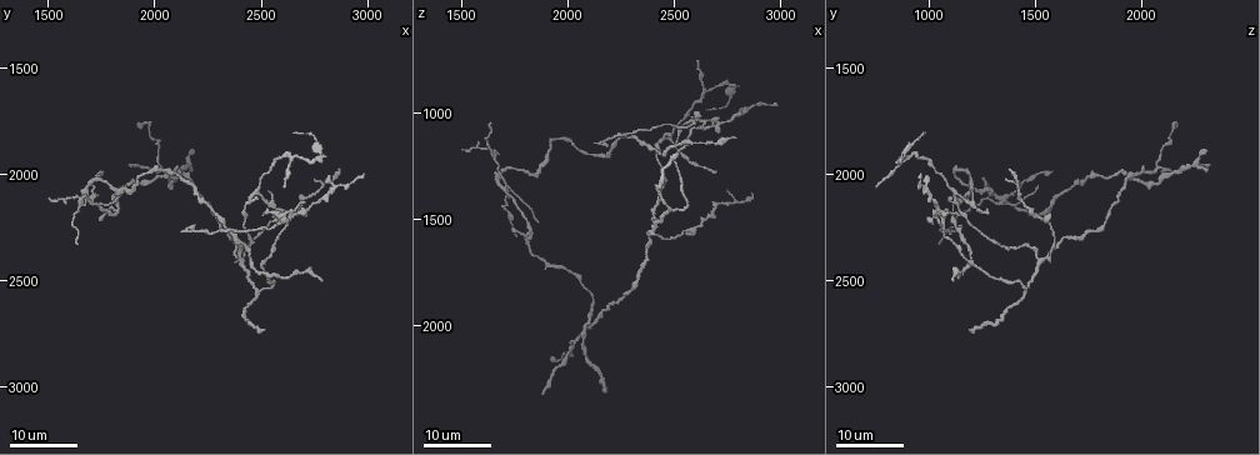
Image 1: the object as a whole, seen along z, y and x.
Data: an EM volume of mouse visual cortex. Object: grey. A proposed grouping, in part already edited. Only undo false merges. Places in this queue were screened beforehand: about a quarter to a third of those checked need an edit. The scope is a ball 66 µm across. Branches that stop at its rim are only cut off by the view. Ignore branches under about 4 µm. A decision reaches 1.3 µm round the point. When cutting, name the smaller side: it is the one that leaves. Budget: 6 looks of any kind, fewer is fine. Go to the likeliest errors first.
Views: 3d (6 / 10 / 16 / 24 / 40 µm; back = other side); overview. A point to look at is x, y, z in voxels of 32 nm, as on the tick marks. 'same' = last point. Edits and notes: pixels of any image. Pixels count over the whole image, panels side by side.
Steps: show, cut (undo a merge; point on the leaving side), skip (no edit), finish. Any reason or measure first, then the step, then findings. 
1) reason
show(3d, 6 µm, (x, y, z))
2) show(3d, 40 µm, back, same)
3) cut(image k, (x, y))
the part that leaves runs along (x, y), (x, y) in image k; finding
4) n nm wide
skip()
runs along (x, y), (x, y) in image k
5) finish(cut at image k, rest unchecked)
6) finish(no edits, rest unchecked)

four-way junction
show(3d, 24 µm, (2100, 2030, 1980))

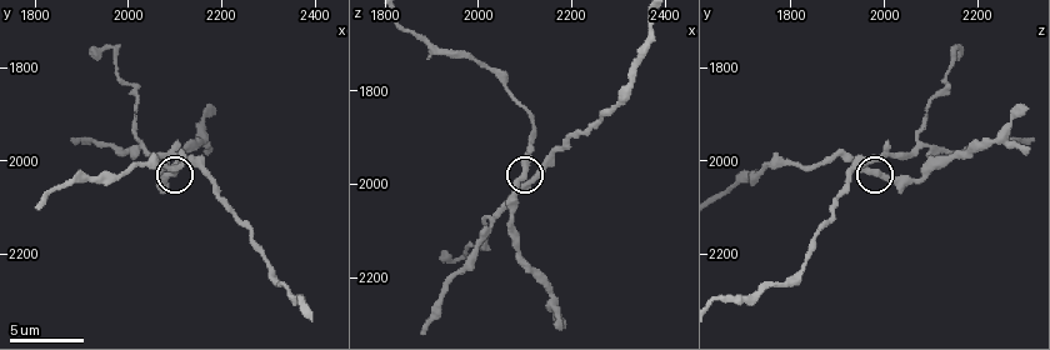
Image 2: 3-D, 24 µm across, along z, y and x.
closer look
show(3d, 6 µm, (2095, 2030, 1985))

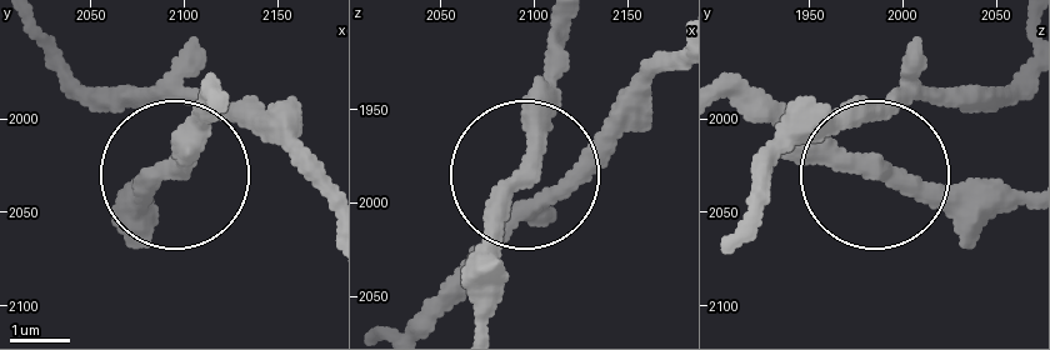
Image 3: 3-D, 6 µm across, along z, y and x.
side arm 14 µm
skip()
runs along (554, 20), (544, 139), (499, 244), (464, 284) in image 3; continuous, no second cell

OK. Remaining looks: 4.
branch point
show(3d, 16 µm, (2480, 2080, 1130))

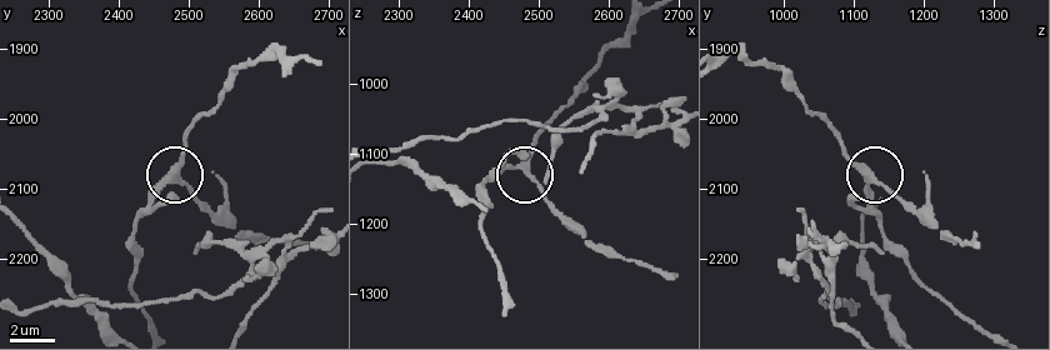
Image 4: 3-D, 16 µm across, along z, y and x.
zoom in
show(3d, 10 µm, (2480, 2080, 1120))

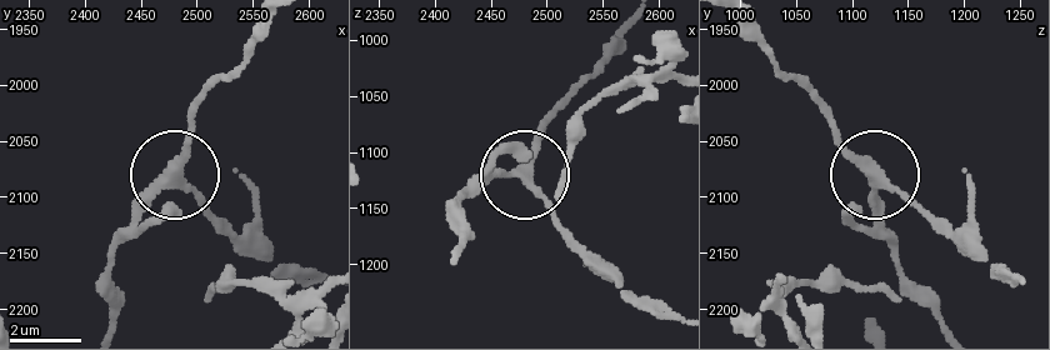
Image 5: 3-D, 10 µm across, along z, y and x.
3 arms
skip()
runs along (108, 325), (110, 244), (161, 181), (176, 178), (239, 241) in image 5; continuous, no second cell

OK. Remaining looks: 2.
show(3d, 24 µm, (2400, 2400, 1560))

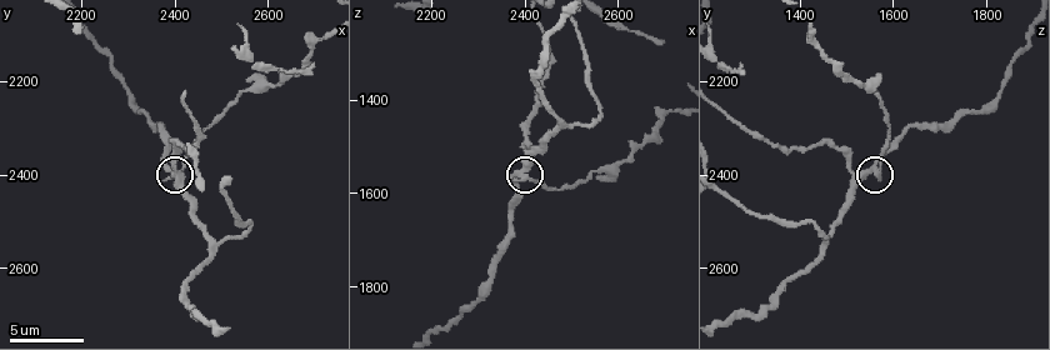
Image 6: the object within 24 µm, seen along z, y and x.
show(3d, 6 µm, (2405, 2400, 1565))

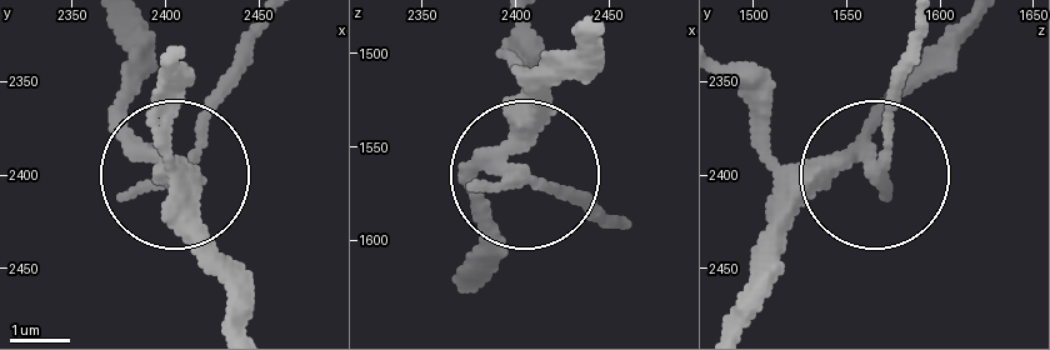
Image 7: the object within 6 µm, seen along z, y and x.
300 nm wide
cut(image 7, (221, 100))
a second cell is stuck on

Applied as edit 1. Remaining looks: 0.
finish(cut at image 7, rest unchecked)

